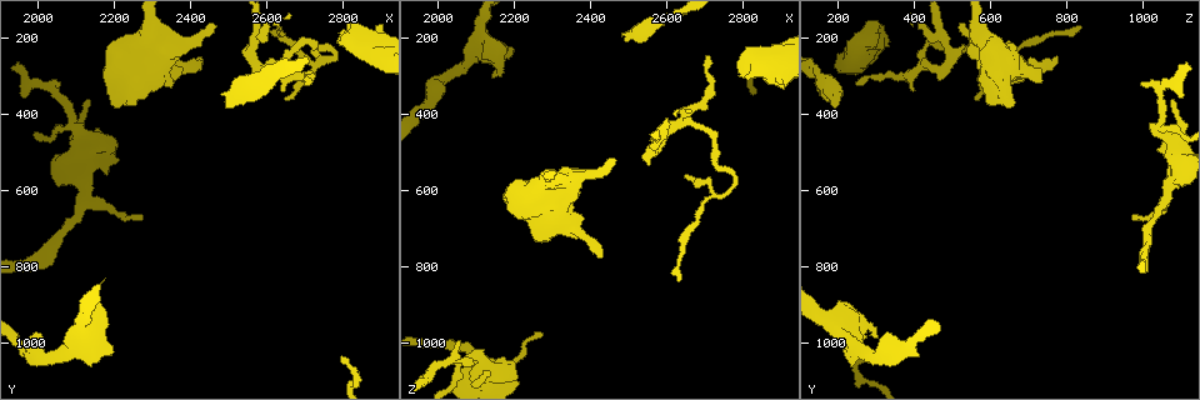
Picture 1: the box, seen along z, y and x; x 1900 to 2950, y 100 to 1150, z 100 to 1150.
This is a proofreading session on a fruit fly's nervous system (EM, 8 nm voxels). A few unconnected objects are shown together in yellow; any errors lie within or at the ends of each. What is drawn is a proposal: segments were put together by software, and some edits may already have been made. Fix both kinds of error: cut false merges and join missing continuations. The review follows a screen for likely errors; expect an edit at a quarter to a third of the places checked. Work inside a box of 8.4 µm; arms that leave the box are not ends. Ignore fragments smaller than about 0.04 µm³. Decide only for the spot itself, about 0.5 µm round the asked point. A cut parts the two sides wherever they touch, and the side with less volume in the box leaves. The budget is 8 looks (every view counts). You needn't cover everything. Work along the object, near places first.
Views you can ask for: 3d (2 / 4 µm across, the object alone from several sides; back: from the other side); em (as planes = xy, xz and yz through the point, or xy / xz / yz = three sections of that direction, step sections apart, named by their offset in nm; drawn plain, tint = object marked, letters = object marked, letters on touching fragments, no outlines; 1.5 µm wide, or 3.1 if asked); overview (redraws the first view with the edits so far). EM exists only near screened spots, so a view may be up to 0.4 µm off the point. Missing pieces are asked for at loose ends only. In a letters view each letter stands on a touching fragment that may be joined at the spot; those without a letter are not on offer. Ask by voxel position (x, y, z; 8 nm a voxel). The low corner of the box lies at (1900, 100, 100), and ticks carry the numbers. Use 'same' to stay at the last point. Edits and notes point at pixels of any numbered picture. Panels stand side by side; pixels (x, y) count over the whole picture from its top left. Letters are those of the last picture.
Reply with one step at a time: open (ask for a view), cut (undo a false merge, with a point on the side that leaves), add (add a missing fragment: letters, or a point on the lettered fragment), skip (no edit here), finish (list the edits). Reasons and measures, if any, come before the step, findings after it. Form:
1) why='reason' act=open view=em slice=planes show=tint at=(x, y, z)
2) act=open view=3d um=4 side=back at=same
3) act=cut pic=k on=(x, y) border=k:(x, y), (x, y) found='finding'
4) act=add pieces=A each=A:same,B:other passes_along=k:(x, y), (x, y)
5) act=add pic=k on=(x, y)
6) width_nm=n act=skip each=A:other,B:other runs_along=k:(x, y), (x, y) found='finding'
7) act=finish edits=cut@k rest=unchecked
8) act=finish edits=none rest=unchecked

why='small branch off a trunk' act=open view=3d um=4 at=(2090, 435, 1040)

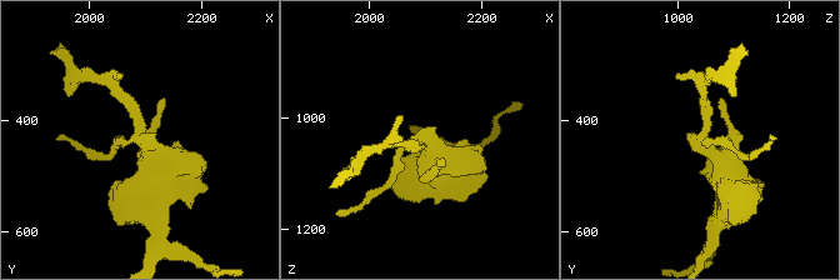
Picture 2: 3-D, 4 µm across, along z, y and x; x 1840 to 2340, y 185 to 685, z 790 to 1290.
act=open view=em slice=yz step=4 show=tint at=(2095, 435, 1045)

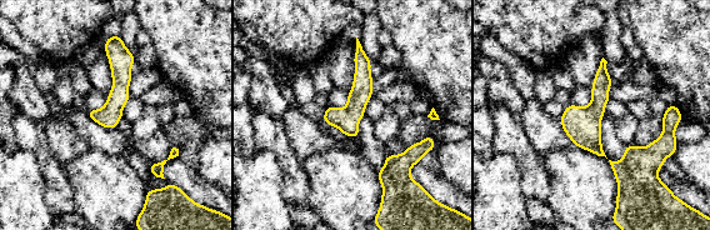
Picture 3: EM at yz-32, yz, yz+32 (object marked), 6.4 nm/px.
why='cut it another way' act=open view=em slice=planes show=letters at=same

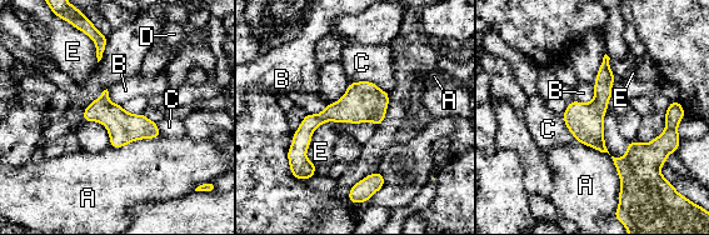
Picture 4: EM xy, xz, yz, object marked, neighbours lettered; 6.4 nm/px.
longest_contact=A:460nm act=skip each=A:other,B:other,C:other,D:other,E:other found='all the same neuron'

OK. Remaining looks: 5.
act=open view=3d um=4 at=(2455, 175, 520)

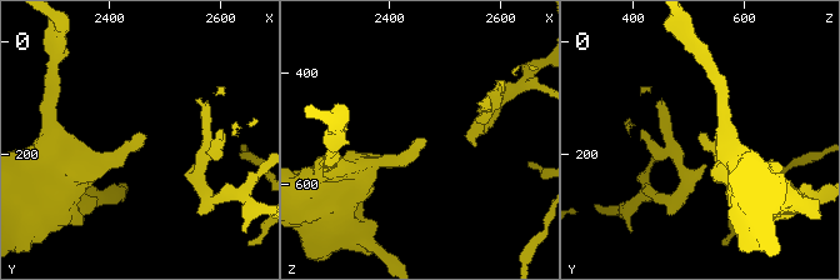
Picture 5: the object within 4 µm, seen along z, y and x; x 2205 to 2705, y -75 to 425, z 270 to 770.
act=open view=em um=3.1 slice=xy step=8 show=tint at=(2460, 170, 515)

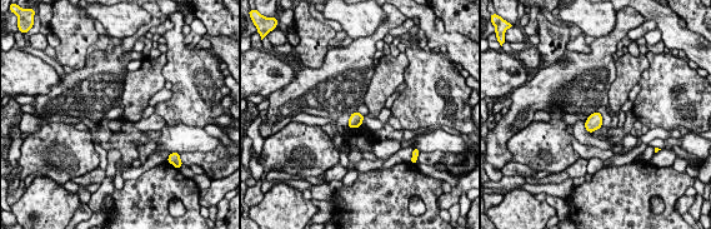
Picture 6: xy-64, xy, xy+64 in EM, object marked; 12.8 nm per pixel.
act=open view=em um=3.1 slice=planes show=letters at=same

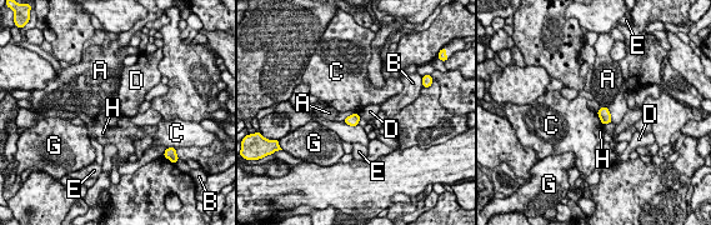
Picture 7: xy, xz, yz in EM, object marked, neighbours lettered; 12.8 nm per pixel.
act=skip each=A:other,B:other,C:other,D:other,E:other,G:other,H:other border=7:(596, 113), (602, 124) found='no lettered fragment goes on from it'

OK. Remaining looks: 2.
act=open view=3d um=2 at=(2060, 1040, 275)

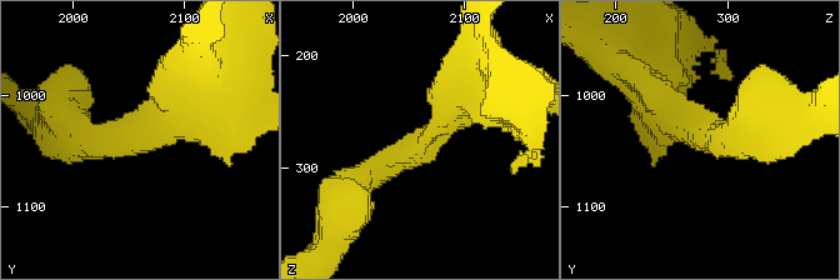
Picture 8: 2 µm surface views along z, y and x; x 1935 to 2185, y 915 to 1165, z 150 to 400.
act=open view=em slice=planes show=letters at=(2066, 1032, 272)

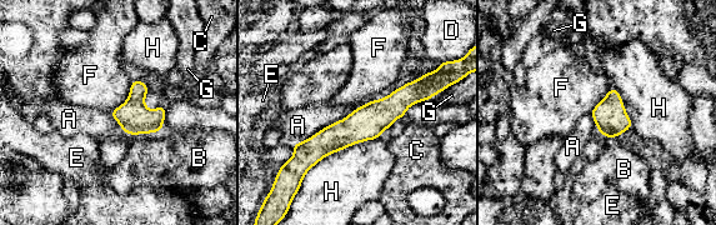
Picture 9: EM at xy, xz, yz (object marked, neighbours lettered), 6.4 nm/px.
width_nm=220 act=skip each=A:other,B:other,C:other,D:other,E:other,F:other,G:other,H:other found='one neuron here'

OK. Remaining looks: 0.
act=finish edits=none rest=unchecked

